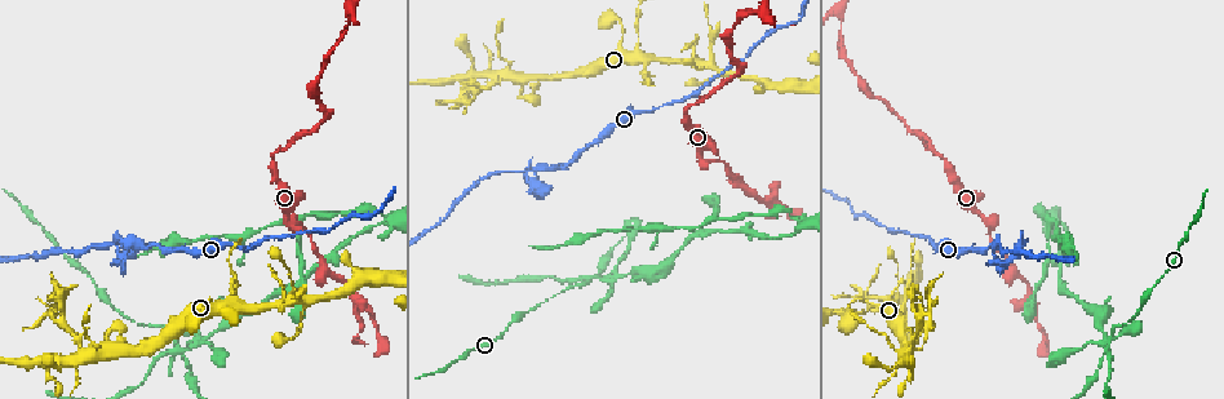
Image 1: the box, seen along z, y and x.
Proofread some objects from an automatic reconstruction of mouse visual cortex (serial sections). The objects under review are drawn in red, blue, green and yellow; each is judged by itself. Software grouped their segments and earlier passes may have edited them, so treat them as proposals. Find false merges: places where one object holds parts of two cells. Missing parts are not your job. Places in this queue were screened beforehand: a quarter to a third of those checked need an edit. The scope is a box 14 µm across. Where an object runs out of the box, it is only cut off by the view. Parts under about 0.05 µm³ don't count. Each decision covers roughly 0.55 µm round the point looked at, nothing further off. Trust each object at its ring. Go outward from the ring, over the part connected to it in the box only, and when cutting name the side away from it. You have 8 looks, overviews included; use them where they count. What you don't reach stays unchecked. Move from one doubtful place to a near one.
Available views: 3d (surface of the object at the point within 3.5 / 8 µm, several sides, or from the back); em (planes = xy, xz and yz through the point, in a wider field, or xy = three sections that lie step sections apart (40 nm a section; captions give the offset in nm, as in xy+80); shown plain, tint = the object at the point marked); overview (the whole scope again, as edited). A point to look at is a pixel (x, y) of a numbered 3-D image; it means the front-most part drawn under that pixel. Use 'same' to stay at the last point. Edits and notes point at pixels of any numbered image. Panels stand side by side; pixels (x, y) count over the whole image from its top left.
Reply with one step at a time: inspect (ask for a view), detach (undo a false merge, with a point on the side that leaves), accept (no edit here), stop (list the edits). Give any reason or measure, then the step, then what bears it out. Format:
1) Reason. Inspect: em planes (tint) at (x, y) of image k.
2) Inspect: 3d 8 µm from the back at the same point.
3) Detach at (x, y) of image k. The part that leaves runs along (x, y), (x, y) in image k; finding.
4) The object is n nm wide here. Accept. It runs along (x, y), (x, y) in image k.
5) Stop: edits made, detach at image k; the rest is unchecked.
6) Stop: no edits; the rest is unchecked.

Abrupt turn. Inspect: 3d 3.5 µm at (234, 285) of image 1.

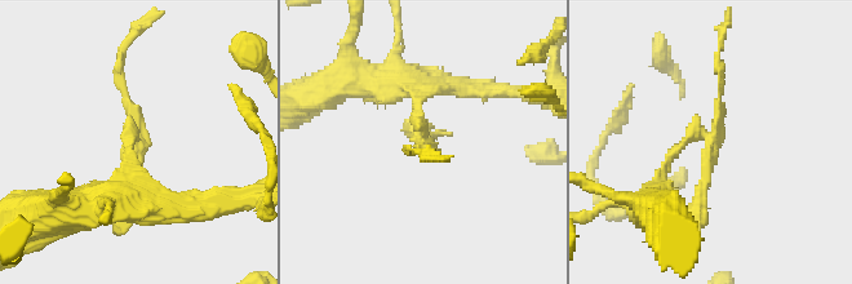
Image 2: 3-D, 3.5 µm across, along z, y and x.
Need the tissue. Inspect: em planes (tint) at (427, 138) of image 2.

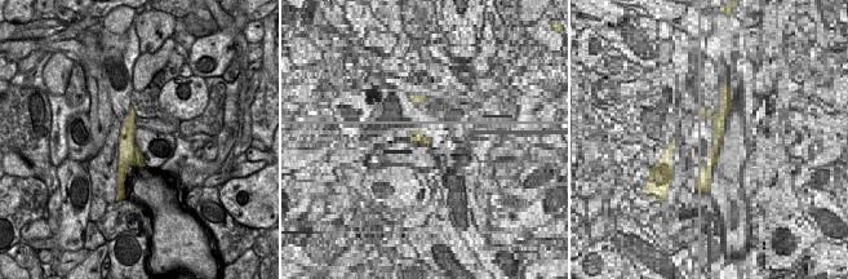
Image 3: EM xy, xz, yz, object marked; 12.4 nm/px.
Accept. It runs along (132, 115), (120, 175) in image 3; one cell here.

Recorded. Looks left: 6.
Four arms meet. Inspect: 3d 3.5 µm at (711, 64) of image 1.

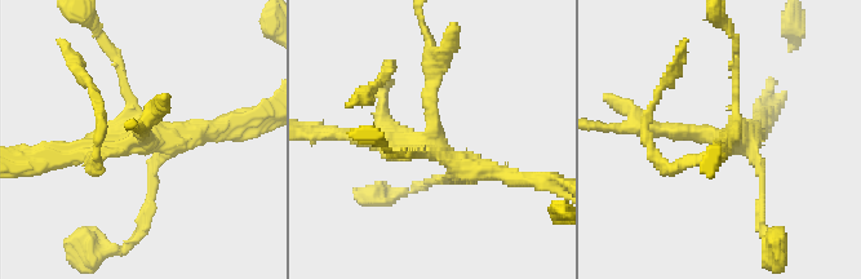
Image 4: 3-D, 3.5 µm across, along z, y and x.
Now the EM. Inspect: em xy step 1 (tint) at (146, 140) of image 4.

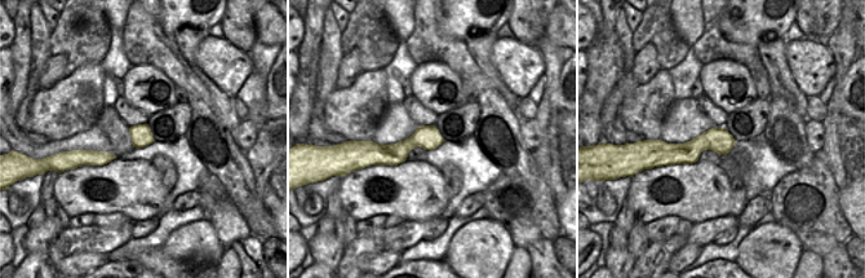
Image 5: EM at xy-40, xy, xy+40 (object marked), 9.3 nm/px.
Another direction. Inspect: em xy step 2 (tint) at the same point.

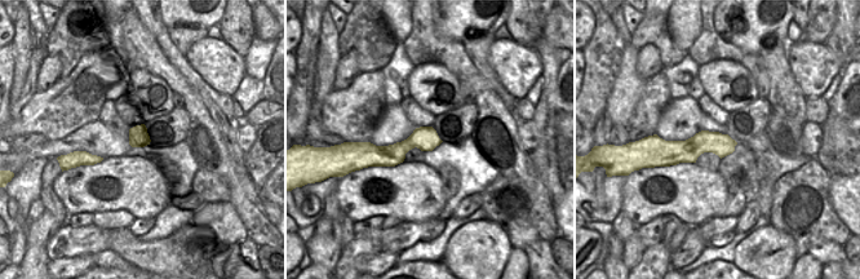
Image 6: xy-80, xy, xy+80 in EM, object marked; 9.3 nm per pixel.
Accept. It runs along (731, 142), (664, 147) in image 6; all the same cell.

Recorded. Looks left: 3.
Branch point. Inspect: 3d 3.5 µm at (595, 278) of image 1.

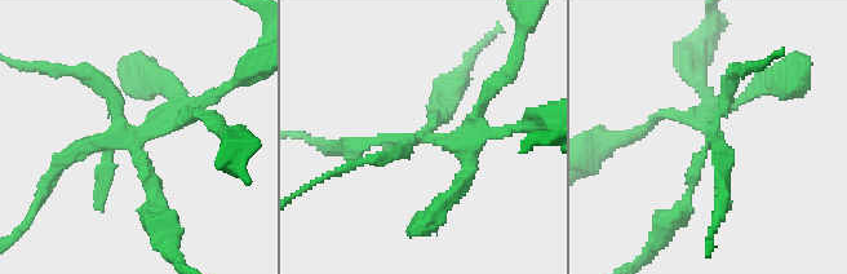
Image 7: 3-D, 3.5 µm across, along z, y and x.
Shape alone is not enough. Inspect: em xy step 3 (tint) at (714, 134) of image 7.

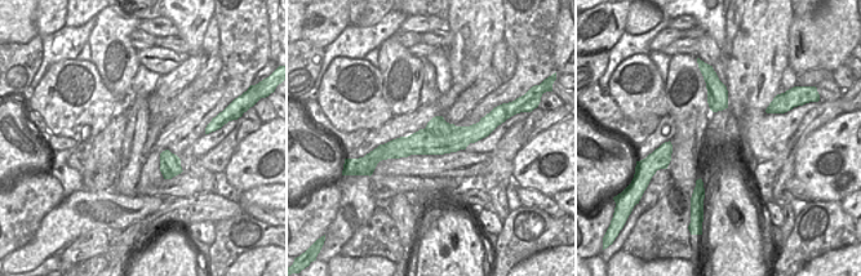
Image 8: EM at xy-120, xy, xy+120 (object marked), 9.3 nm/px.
Detach at (456, 142) of image 7. The part that leaves runs along (411, 142), (474, 149), (502, 132) in image 7; a second cell is stuck on.

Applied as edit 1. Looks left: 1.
Stop: edits made, detach at image 7; the rest is unchecked.

